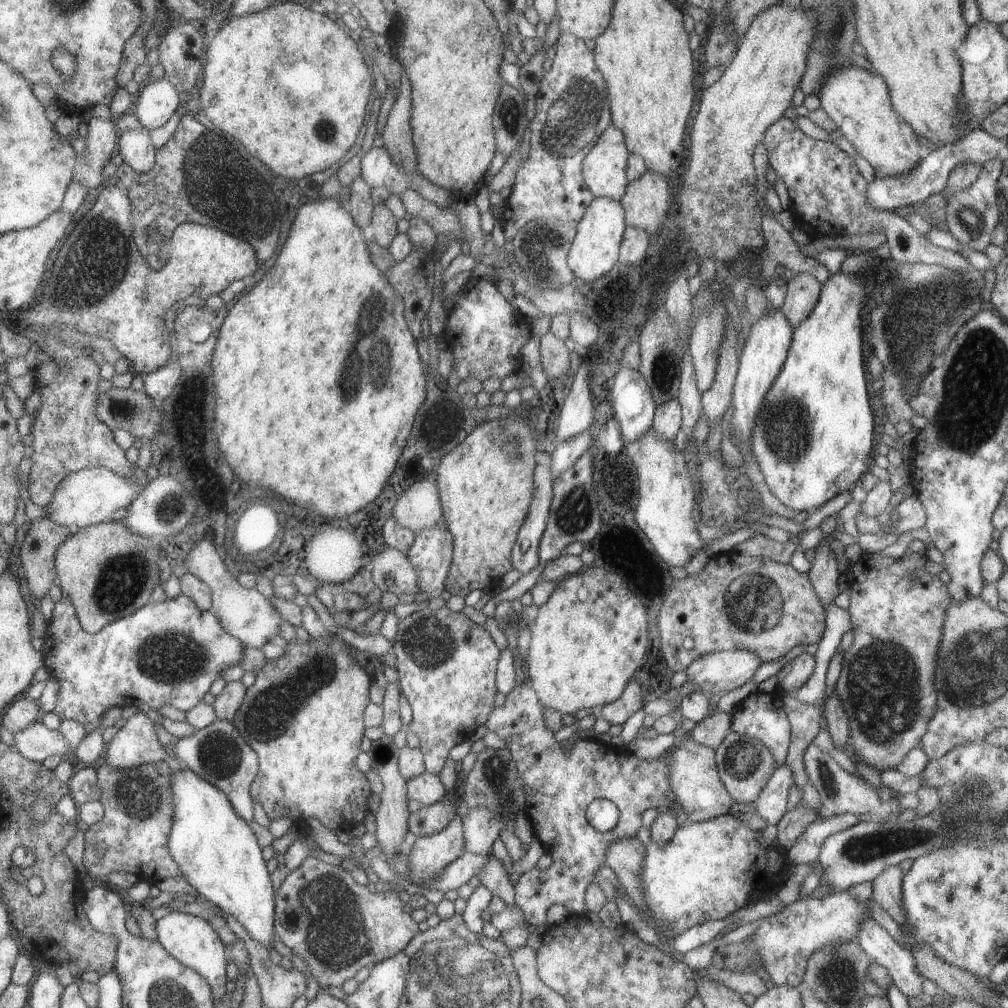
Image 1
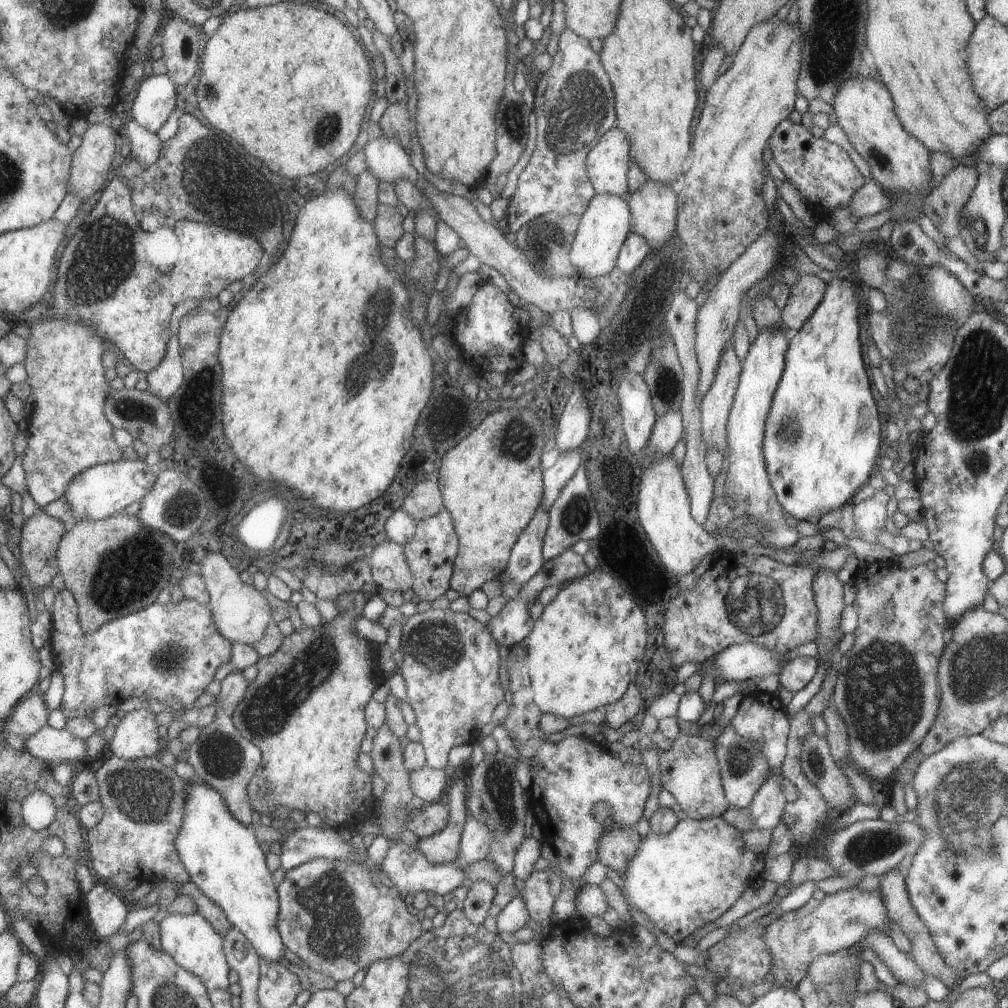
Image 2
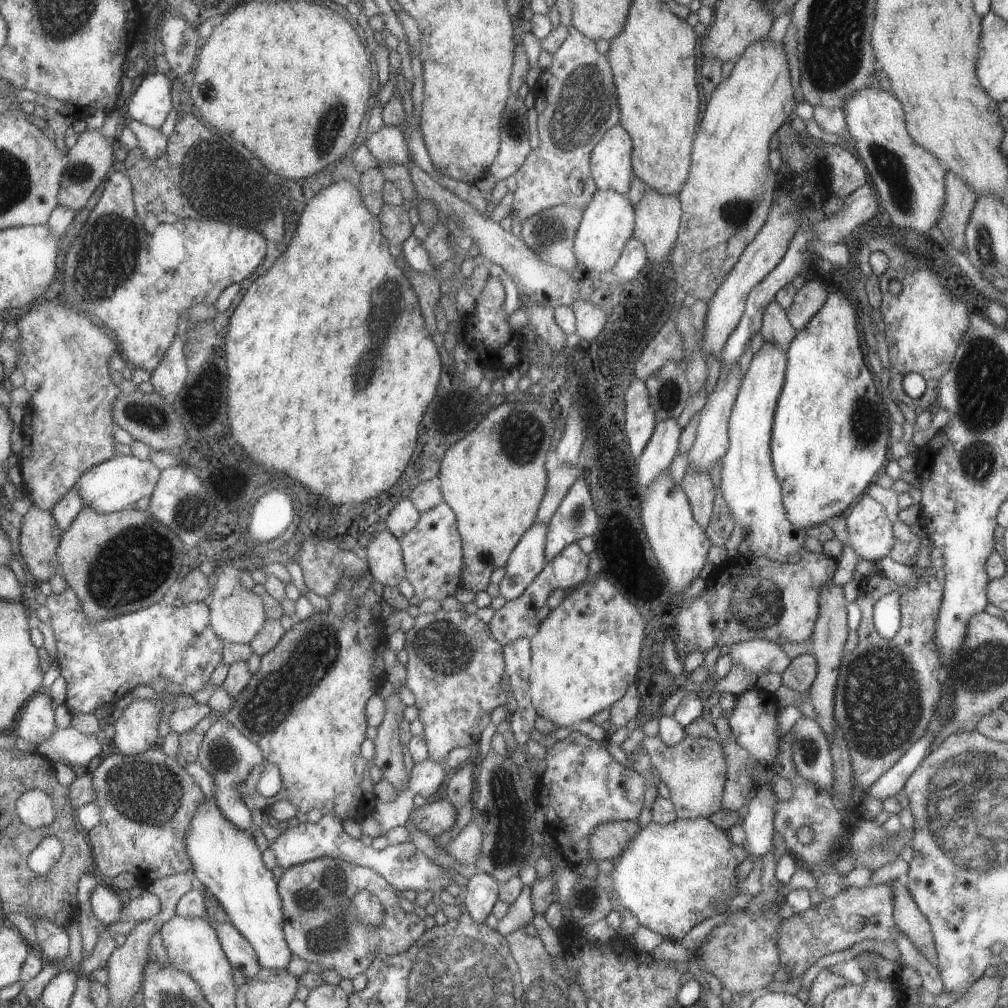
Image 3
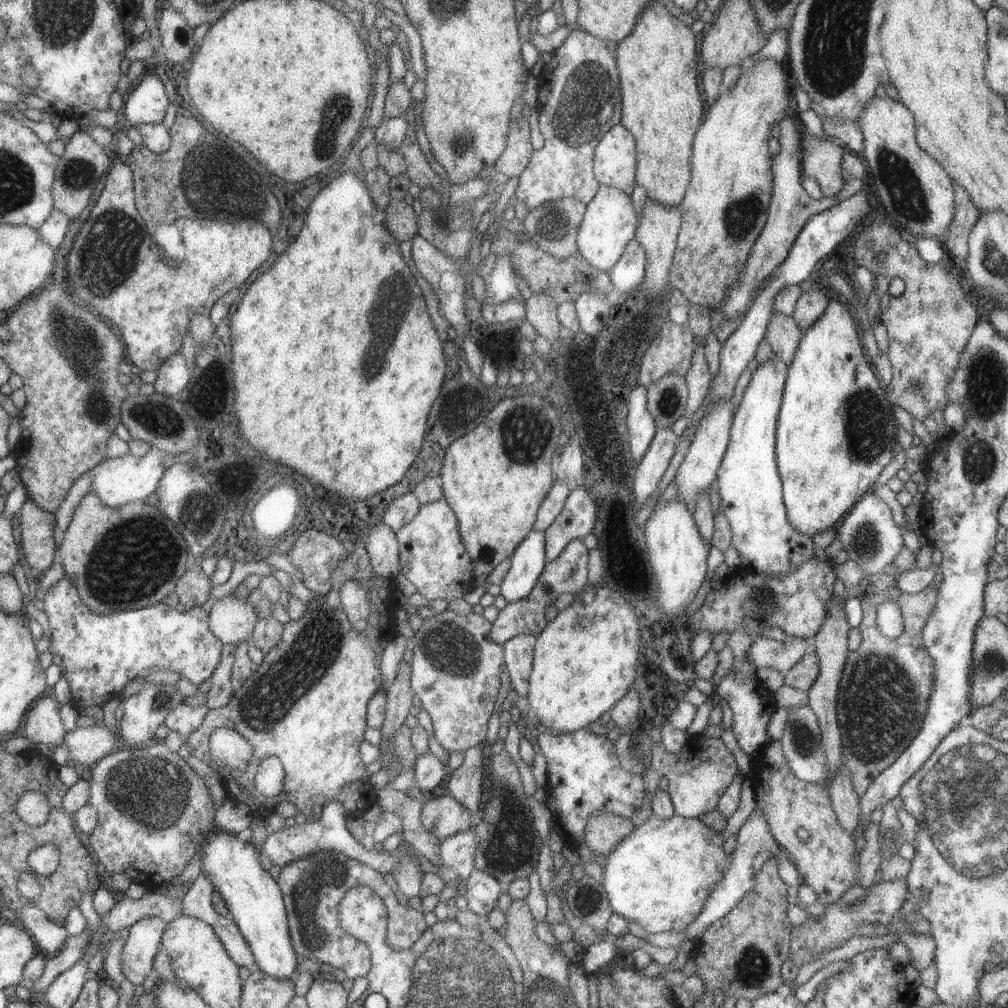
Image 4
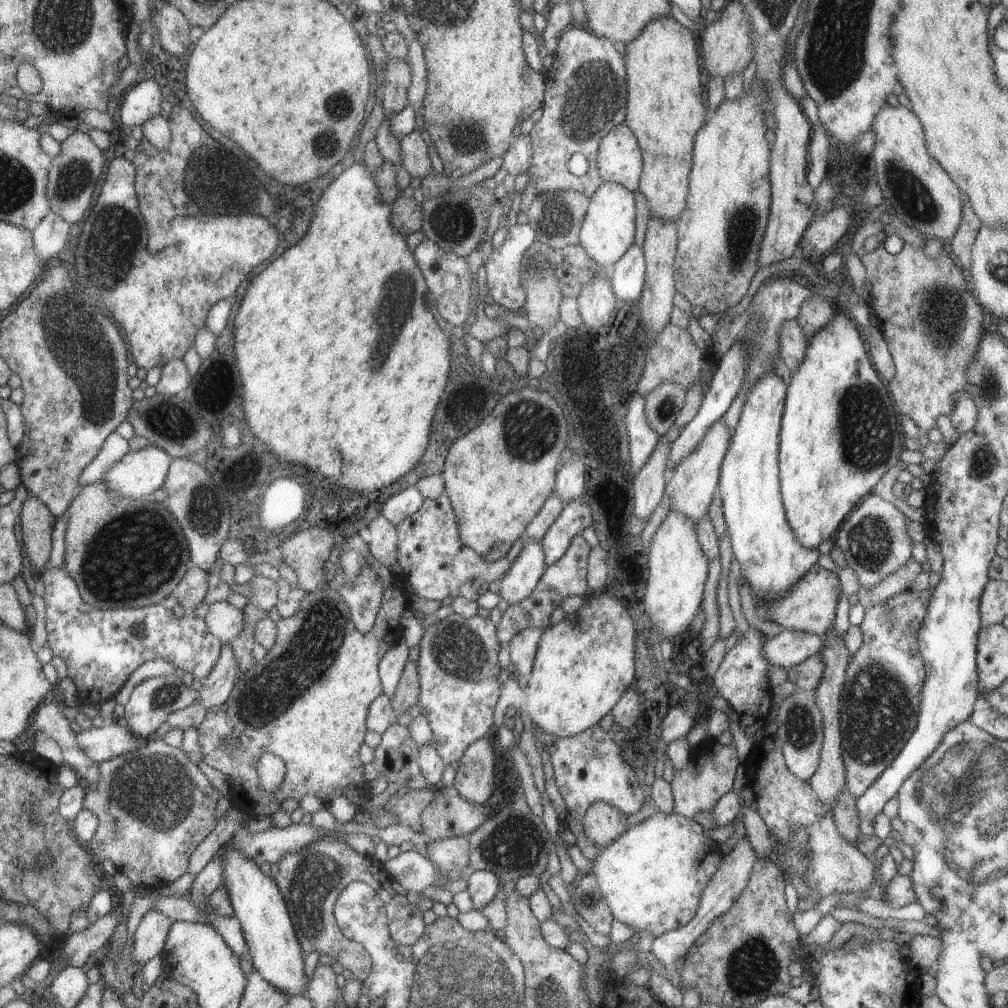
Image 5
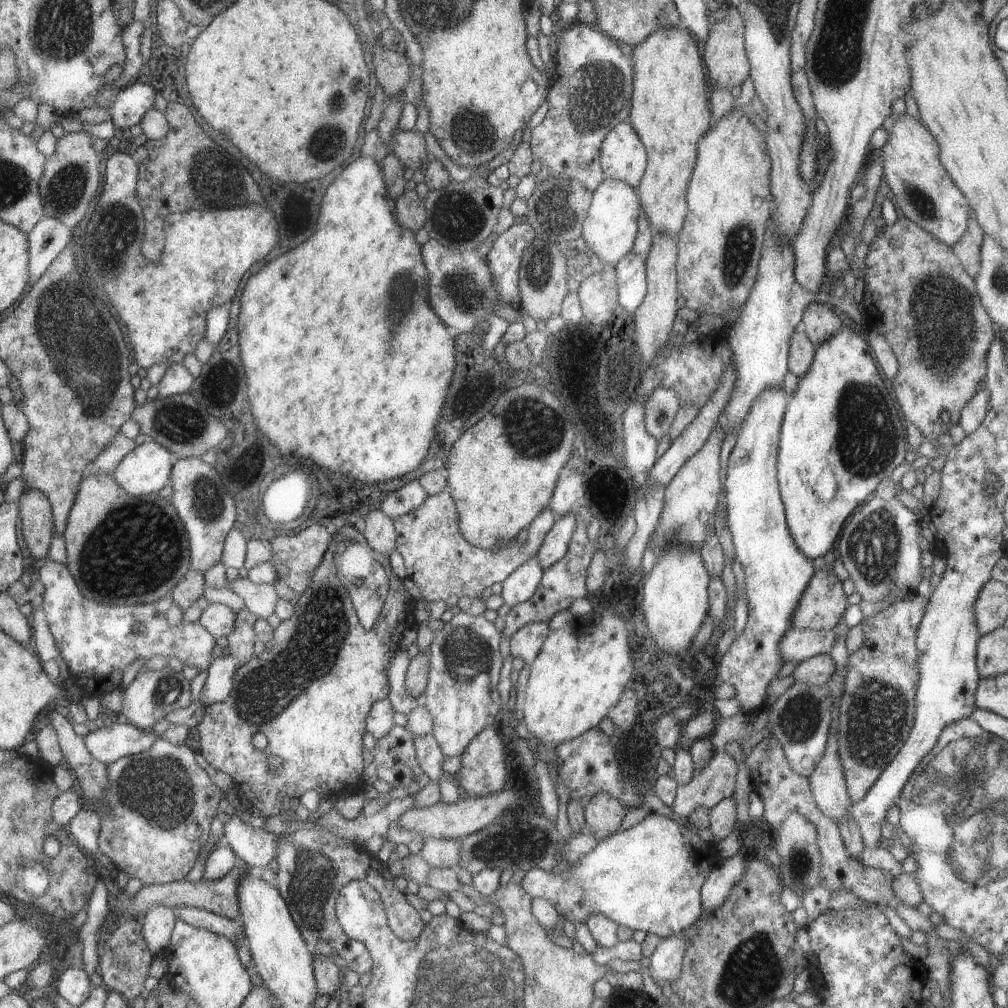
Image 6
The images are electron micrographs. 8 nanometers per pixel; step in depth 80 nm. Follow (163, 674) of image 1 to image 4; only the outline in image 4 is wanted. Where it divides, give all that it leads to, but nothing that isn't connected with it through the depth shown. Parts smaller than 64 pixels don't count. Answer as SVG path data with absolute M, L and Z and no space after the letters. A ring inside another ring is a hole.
M62 577L53 586L50 586L44 595L44 612L46 618L48 619L48 627L50 629L50 645L49 651L51 654L56 654L60 658L60 667L62 668L62 677L67 681L70 686L71 700L69 702L70 706L77 710L83 710L86 706L101 706L113 698L119 698L120 692L123 690L125 683L127 681L136 679L137 677L144 678L146 675L160 671L171 671L177 672L180 678L186 678L194 684L196 687L201 684L207 678L210 678L212 672L215 670L217 663L219 662L221 652L222 642L209 630L208 627L208 612L202 607L188 608L182 612L178 612L175 607L169 607L164 602L157 603L148 607L143 607L142 609L130 610L130 611L119 611L116 613L98 615L91 612L78 597L78 592L75 590L73 584L70 580Z

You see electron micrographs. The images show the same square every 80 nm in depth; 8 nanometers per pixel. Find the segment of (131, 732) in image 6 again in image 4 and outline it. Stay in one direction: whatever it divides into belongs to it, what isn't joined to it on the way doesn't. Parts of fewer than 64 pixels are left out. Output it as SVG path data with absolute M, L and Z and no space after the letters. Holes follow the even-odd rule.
M103 725L76 726L64 734L61 744L50 745L50 758L57 767L66 761L92 767L107 753L123 748L123 744L116 733L109 732Z

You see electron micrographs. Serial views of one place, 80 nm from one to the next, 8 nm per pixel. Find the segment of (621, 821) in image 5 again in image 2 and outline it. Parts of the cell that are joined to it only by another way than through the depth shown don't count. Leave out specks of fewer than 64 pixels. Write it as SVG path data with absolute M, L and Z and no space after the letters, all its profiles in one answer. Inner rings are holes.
M634 827L607 830L598 840L598 861L621 876L630 858L635 856L639 843L640 837Z

